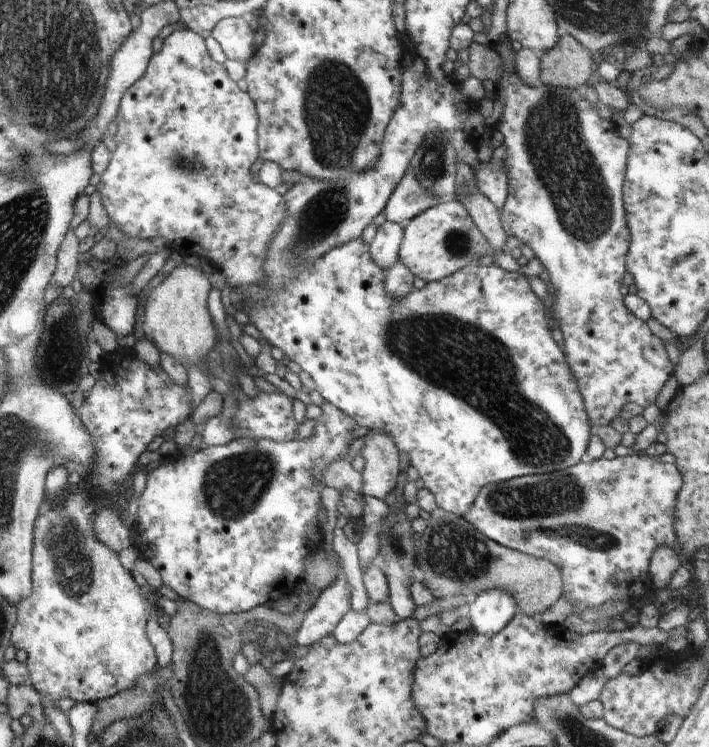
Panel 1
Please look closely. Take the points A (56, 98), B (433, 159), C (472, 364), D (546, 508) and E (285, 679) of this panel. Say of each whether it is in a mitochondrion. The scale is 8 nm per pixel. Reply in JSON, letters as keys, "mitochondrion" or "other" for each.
{"A":"mitochondrion","B":"mitochondrion","C":"mitochondrion","D":"mitochondrion","E":"other"}

